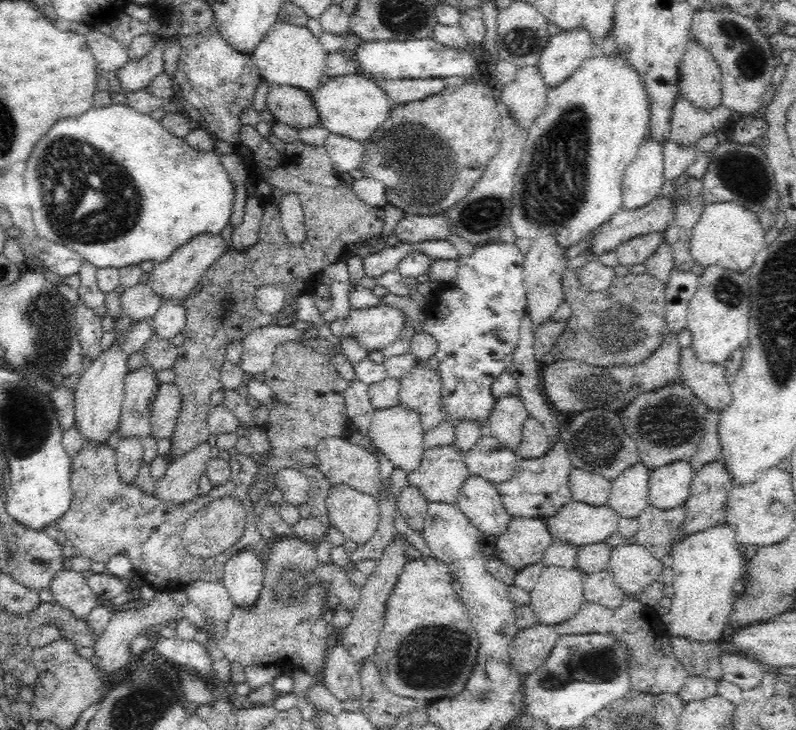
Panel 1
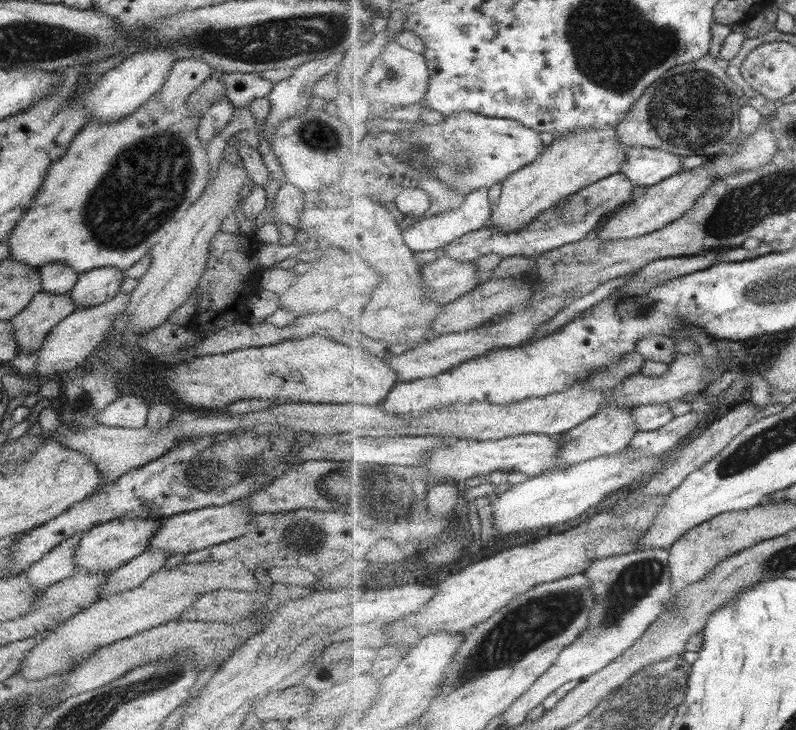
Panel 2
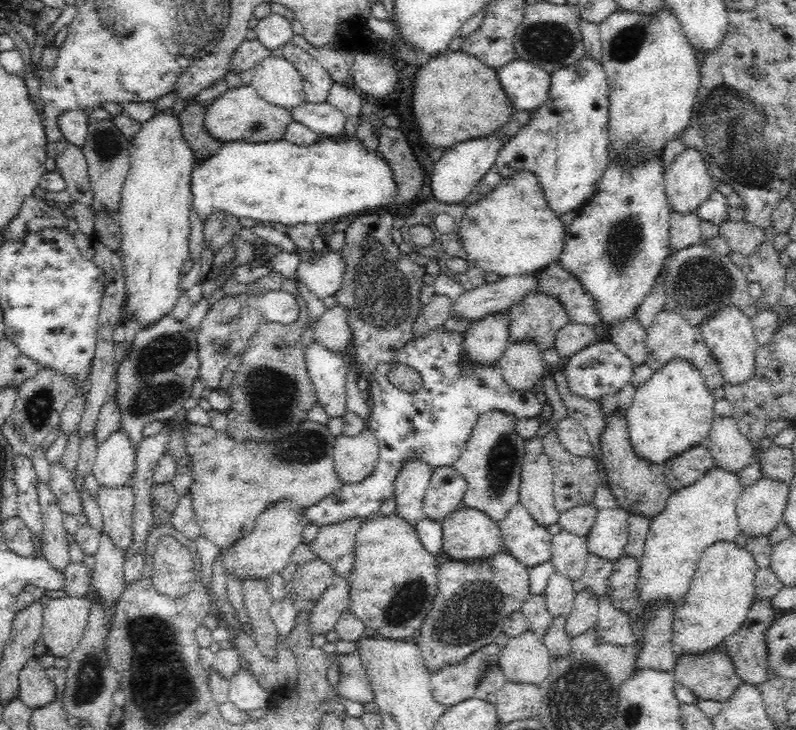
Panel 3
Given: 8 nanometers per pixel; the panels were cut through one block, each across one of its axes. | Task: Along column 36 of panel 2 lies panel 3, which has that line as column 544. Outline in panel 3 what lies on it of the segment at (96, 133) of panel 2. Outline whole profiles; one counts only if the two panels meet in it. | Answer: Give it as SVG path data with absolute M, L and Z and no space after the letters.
M516 170L500 182L480 200L466 207L459 224L459 239L469 258L484 272L495 272L500 277L520 276L535 272L550 263L558 262L564 246L566 226L546 200L542 185L533 172Z

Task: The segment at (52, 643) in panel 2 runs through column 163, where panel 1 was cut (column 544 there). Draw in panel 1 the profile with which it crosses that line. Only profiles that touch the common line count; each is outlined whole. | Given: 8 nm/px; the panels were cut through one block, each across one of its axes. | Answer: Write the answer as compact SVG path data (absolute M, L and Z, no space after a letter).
M578 563L564 568L545 566L534 588L530 604L538 622L553 625L574 617L587 602L584 598L584 573Z

